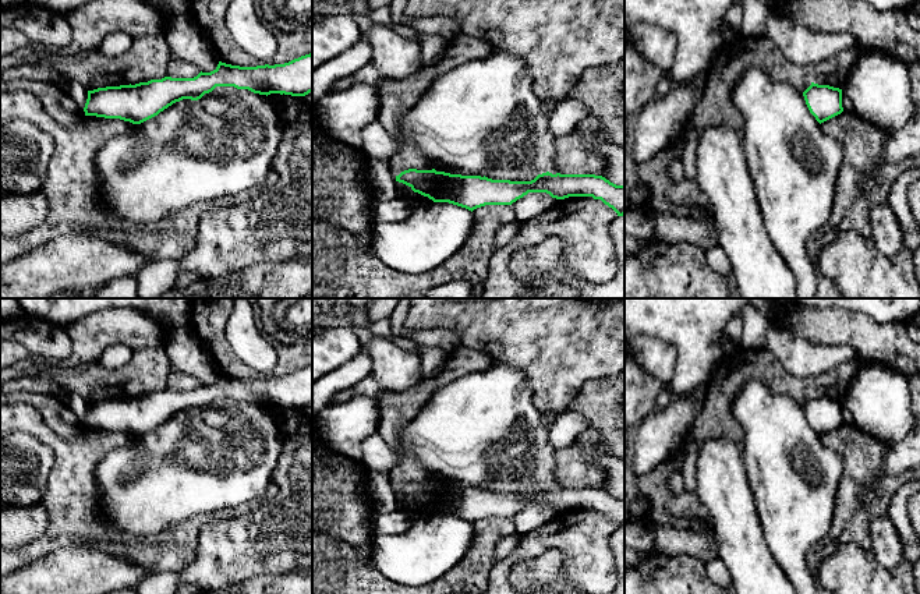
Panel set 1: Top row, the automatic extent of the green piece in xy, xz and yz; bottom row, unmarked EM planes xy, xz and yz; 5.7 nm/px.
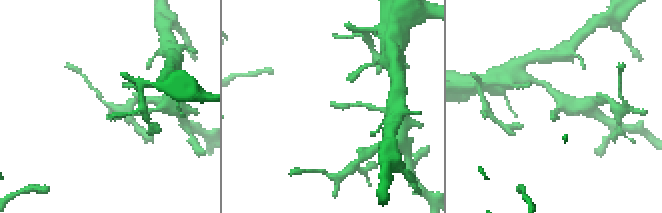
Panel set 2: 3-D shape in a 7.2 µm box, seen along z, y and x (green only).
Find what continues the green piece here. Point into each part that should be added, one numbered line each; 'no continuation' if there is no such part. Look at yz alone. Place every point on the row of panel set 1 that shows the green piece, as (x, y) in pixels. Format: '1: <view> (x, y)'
no continuation

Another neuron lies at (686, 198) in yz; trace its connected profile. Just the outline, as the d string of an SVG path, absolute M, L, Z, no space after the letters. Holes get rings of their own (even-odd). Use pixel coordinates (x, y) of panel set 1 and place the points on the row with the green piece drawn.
M677 138L652 159L636 167L638 181L647 188L651 208L658 213L673 213L714 222L711 201L697 181L683 178L676 183L668 174L668 163L682 152L682 142Z

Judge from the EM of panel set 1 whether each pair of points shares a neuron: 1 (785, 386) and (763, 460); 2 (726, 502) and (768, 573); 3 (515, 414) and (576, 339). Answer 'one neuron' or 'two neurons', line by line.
1: two neurons
2: one neuron
3: two neurons

